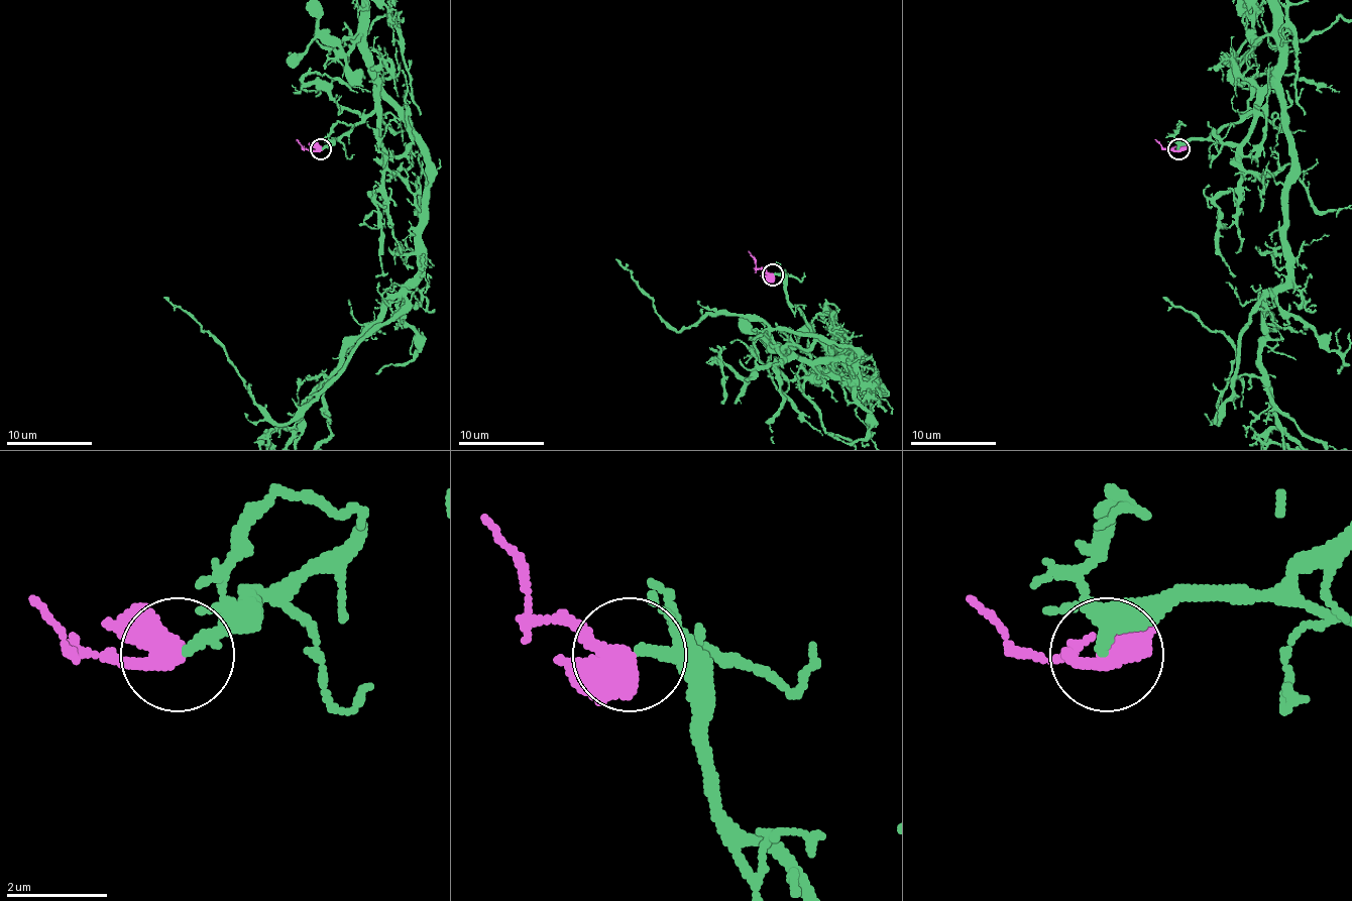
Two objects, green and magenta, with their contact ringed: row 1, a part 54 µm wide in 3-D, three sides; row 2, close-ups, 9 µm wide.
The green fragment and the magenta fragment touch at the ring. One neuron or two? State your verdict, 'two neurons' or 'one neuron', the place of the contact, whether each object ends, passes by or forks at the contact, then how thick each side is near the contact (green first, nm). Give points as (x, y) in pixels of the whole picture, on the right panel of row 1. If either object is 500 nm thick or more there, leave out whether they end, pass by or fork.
one neuron | (1178, 149) | green ends | magenta passes by | 240/440 nm

